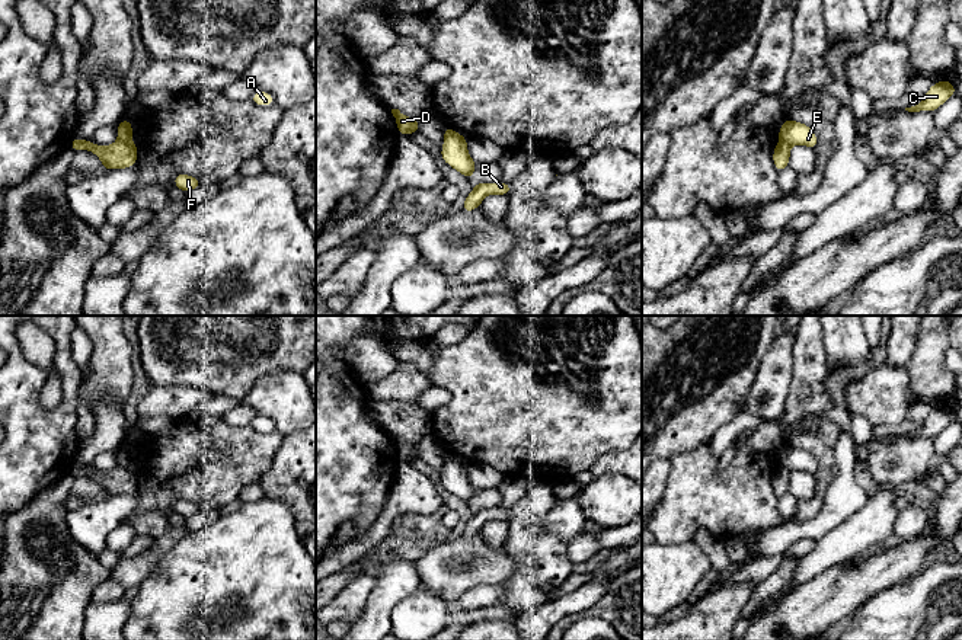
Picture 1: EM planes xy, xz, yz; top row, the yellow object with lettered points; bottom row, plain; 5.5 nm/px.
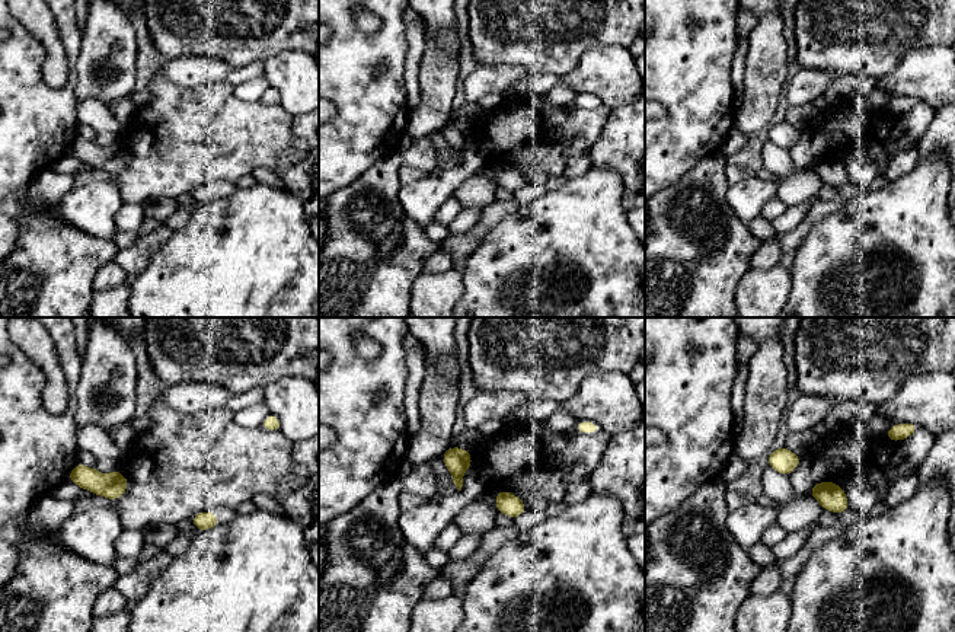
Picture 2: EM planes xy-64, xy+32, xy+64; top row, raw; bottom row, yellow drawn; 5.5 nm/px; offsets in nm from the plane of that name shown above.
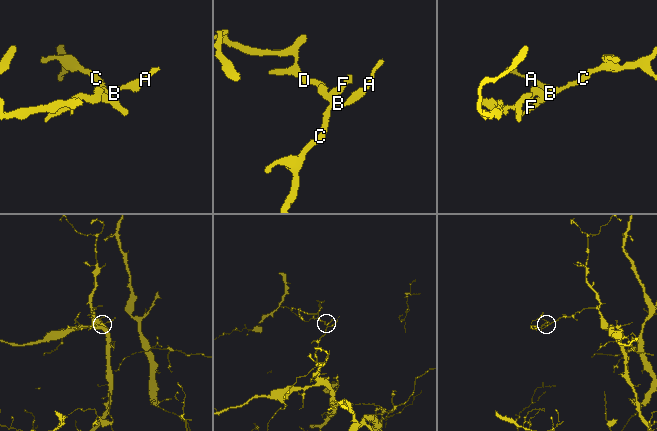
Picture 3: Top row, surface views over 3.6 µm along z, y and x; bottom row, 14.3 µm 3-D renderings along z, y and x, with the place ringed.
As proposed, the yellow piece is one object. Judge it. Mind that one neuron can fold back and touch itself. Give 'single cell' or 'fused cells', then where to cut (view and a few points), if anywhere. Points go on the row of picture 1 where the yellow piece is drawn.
fused cells | xy (118, 138), (131, 143)

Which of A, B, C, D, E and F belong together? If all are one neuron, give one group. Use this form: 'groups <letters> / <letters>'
groups A B C E F / D

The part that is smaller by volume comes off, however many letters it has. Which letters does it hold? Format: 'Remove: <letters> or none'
Remove: D

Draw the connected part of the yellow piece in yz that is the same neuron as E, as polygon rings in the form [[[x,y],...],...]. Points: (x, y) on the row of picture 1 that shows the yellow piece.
[[[784,119],[779,129],[779,140],[789,145],[806,145],[812,150],[818,145],[818,138],[814,129],[799,121]]]

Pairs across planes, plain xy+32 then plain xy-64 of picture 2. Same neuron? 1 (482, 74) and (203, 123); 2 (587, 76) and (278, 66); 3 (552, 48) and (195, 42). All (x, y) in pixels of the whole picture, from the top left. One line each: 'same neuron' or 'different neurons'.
1: different neurons
2: same neuron
3: same neuron

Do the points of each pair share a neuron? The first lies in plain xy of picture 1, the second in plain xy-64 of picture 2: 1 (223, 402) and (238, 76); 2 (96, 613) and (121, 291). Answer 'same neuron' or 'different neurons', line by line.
1: same neuron
2: same neuron

